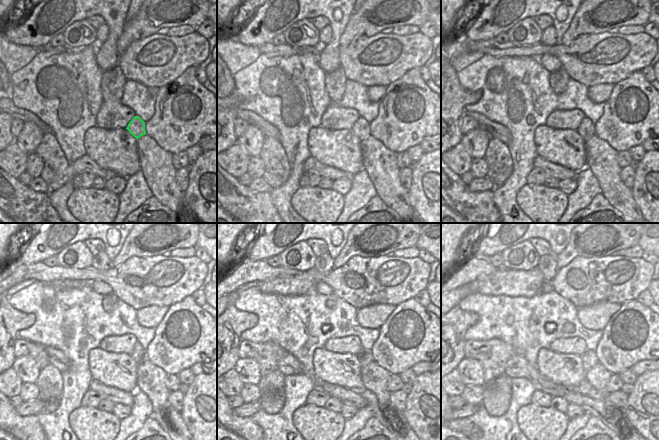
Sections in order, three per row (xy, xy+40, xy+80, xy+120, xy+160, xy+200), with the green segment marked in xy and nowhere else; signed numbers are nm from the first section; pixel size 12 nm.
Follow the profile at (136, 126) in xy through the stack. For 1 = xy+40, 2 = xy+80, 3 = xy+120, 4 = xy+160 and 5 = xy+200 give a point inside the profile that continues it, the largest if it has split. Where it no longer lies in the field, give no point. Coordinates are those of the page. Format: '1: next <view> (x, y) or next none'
1: next xy+40 (361, 129)
2: next xy+80 (586, 128)
3: next xy+120 (138, 354)
4: next xy+160 (365, 358)
5: next xy+200 (589, 359)

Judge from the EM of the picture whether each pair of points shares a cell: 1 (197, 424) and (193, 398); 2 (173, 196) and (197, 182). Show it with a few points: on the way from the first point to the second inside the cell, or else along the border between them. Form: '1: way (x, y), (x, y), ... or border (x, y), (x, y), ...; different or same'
1: way (197, 418), (196, 404); same
2: border (183, 192), (183, 201), (191, 212); different

